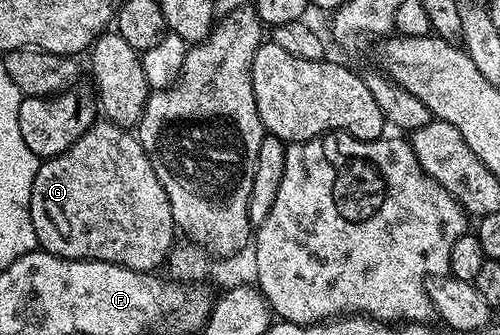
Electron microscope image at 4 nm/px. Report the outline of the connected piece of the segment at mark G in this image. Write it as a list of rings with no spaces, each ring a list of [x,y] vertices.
[[[104,119],[94,123],[78,141],[71,143],[71,147],[67,147],[67,151],[63,151],[54,157],[46,157],[38,164],[37,174],[31,187],[29,214],[31,215],[31,223],[35,227],[38,246],[44,252],[54,253],[57,257],[69,257],[73,261],[110,261],[113,265],[137,269],[140,273],[156,270],[158,268],[156,265],[164,263],[165,256],[168,255],[169,248],[173,245],[173,233],[175,234],[171,203],[167,199],[167,191],[163,191],[163,187],[143,151],[143,147],[130,130],[120,129],[118,125],[113,125],[110,121]]]

